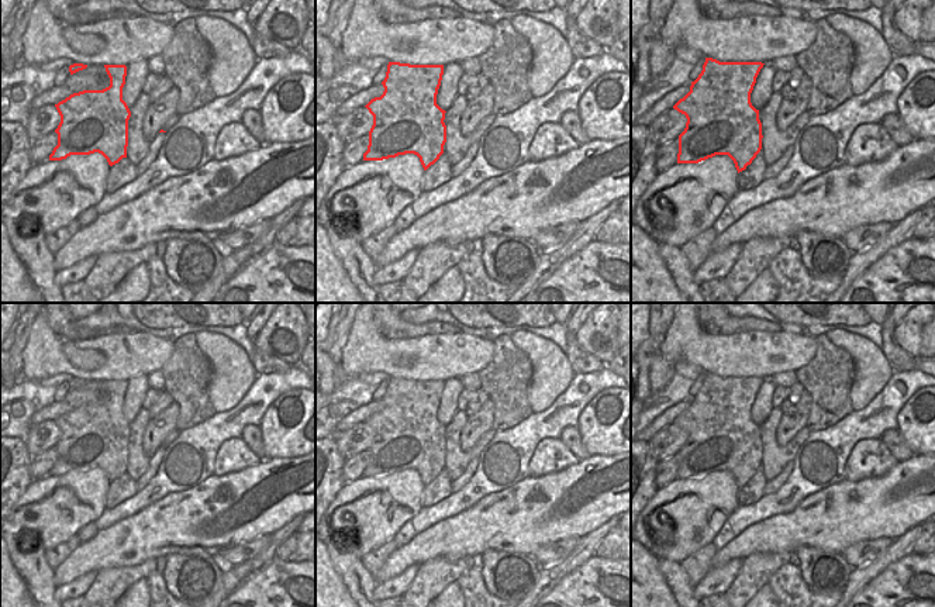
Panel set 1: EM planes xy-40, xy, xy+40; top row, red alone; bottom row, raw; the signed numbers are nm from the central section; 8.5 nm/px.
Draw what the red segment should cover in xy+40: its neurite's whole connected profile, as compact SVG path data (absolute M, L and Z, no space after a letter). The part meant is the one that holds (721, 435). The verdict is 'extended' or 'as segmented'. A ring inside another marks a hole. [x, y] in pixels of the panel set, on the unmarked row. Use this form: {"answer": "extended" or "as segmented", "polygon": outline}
{"answer": "as segmented", "polygon": "M705 373L690 407L673 421L687 434L679 451L677 479L728 470L738 489L752 479L762 465L763 451L751 408L763 380Z"}

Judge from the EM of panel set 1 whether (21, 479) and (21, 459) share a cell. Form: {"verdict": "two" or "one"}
{"verdict": "one"}

